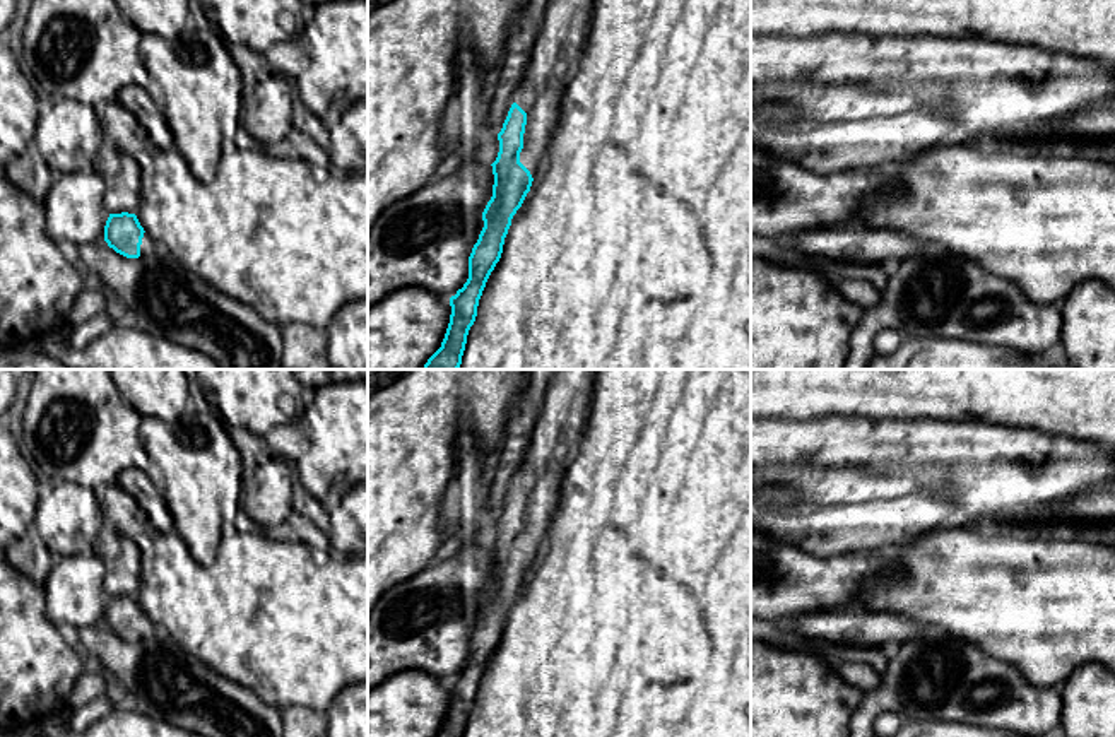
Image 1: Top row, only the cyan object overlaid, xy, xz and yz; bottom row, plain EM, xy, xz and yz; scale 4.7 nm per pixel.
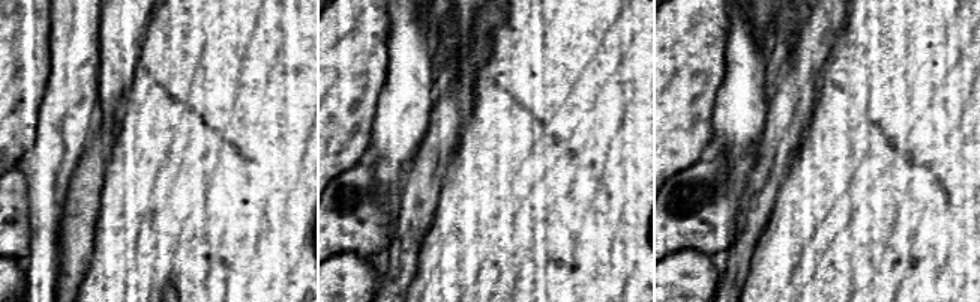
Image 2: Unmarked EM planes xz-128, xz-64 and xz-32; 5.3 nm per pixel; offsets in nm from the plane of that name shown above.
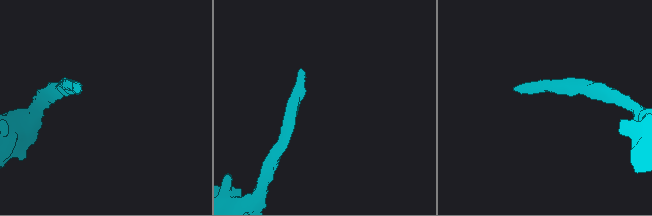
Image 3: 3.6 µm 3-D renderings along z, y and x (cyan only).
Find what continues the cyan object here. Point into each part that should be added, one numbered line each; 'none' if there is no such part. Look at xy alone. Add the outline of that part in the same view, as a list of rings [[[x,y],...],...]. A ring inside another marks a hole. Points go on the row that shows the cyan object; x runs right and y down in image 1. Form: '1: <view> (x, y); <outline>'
1: xy (149, 247); [[[144,233],[142,245],[140,245],[140,256],[149,256],[157,251],[161,251],[159,245],[147,233]]]

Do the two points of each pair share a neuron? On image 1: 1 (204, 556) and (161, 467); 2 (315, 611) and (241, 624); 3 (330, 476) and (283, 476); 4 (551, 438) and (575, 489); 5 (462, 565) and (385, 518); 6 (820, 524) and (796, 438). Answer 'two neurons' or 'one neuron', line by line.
1: one neuron
2: one neuron
3: two neurons
4: two neurons
5: two neurons
6: two neurons

